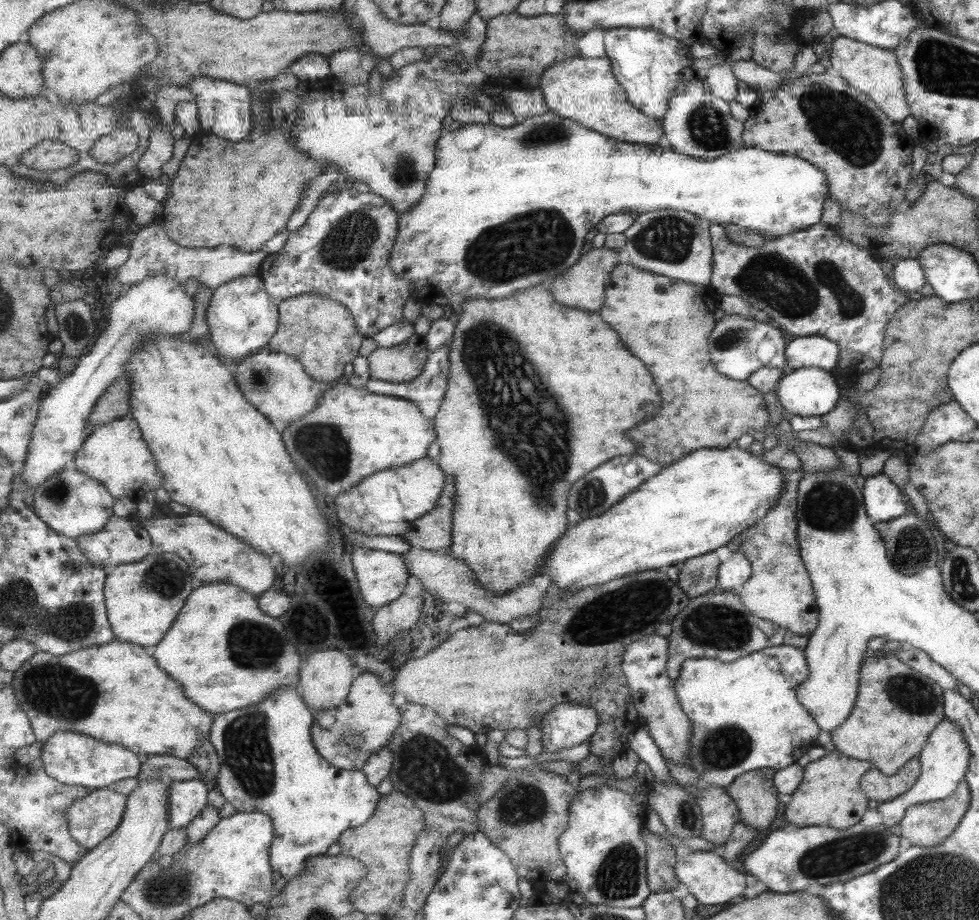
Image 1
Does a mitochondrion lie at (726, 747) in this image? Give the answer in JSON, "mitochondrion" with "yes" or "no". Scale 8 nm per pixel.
{"mitochondrion":"yes"}

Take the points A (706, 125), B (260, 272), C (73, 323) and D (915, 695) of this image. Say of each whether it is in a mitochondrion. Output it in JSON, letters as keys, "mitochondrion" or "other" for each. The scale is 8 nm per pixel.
{"A":"mitochondrion","B":"other","C":"mitochondrion","D":"mitochondrion"}

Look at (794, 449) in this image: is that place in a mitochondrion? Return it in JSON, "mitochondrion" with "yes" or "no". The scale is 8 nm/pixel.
{"mitochondrion":"no"}

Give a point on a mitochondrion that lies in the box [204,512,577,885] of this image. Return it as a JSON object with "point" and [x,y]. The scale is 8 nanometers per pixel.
{"point":[429,770]}

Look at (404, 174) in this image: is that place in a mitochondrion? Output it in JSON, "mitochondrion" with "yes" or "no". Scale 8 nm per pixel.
{"mitochondrion":"yes"}

